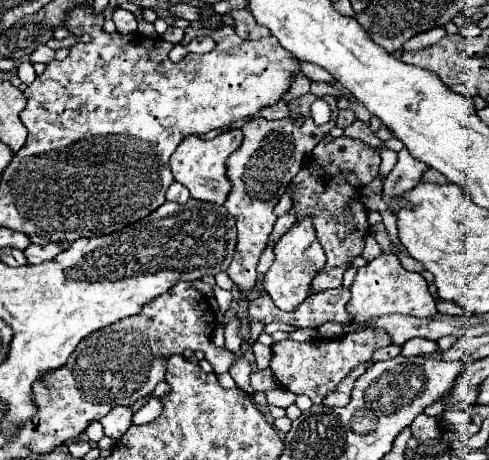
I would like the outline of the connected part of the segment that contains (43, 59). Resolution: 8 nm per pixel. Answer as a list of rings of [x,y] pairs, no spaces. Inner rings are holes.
[[[38,45],[36,51],[30,55],[32,63],[50,63],[54,59],[54,51],[46,45]]]

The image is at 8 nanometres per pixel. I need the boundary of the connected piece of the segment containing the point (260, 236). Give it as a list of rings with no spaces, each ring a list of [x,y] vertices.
[[[306,93],[288,103],[288,109],[300,109],[300,115],[304,117],[304,123],[300,127],[294,123],[294,117],[280,119],[280,121],[268,121],[268,119],[256,117],[256,119],[246,121],[242,125],[242,133],[244,133],[242,145],[226,161],[226,175],[228,175],[228,181],[232,183],[232,189],[228,193],[224,207],[234,215],[236,227],[238,227],[236,253],[232,257],[232,263],[226,275],[240,289],[242,297],[248,297],[256,285],[256,279],[258,279],[256,265],[258,265],[262,251],[266,249],[268,235],[272,233],[272,227],[276,223],[274,205],[286,193],[286,187],[290,185],[294,175],[304,167],[312,149],[318,145],[324,133],[328,133],[336,125],[336,115],[338,115],[336,97],[332,95],[324,97],[324,101],[332,109],[332,119],[324,125],[314,125],[310,117],[310,105],[314,99],[316,95]]]

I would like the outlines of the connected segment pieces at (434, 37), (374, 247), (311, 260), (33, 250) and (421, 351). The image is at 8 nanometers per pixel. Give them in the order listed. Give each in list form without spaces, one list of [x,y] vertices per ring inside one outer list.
[[[436,27],[436,29],[428,29],[428,31],[424,31],[424,33],[418,33],[418,35],[414,35],[412,39],[408,39],[406,43],[404,43],[404,51],[414,51],[414,49],[422,49],[422,47],[430,47],[430,45],[434,45],[434,43],[438,43],[442,37],[446,35],[446,31],[444,31],[444,27]]]
[[[368,235],[368,237],[366,237],[366,247],[364,247],[364,251],[362,251],[362,257],[364,257],[366,261],[372,261],[372,259],[376,259],[378,255],[382,255],[382,249],[380,249],[380,245],[376,243],[374,235]]]
[[[304,219],[296,225],[292,225],[292,229],[274,245],[276,257],[262,281],[264,291],[270,295],[274,305],[282,311],[294,311],[306,299],[312,275],[316,275],[326,263],[326,255],[320,247],[320,243],[316,241],[316,233],[310,223],[312,223],[310,219]]]
[[[32,243],[32,245],[24,251],[24,255],[26,255],[26,259],[28,259],[30,265],[38,265],[38,263],[44,263],[44,261],[54,259],[60,251],[62,251],[62,247],[60,247],[58,243],[48,243],[46,247],[40,247],[40,245],[34,245],[34,243]]]
[[[412,339],[404,345],[402,355],[404,357],[416,357],[416,355],[430,355],[438,351],[438,343],[436,341],[428,341],[428,339]]]

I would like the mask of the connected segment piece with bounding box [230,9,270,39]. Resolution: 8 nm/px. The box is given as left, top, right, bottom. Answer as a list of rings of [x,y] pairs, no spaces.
[[[236,9],[236,11],[230,11],[230,13],[236,21],[236,33],[242,39],[262,39],[262,37],[270,35],[270,31],[266,27],[256,23],[256,19],[252,17],[252,13],[248,9]]]

